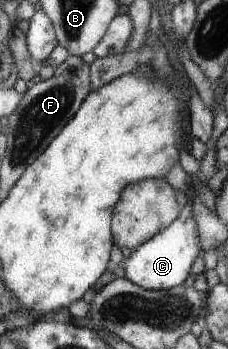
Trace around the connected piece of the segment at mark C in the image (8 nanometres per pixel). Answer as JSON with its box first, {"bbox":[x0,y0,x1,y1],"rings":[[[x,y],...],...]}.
{"bbox":[120,201,198,290],"rings":[[[192,201],[182,205],[181,214],[168,227],[157,232],[152,239],[147,240],[136,248],[130,256],[120,264],[124,270],[124,278],[148,290],[168,290],[181,285],[184,278],[188,278],[188,268],[192,266],[194,258],[198,256],[198,234],[192,216]]]}

